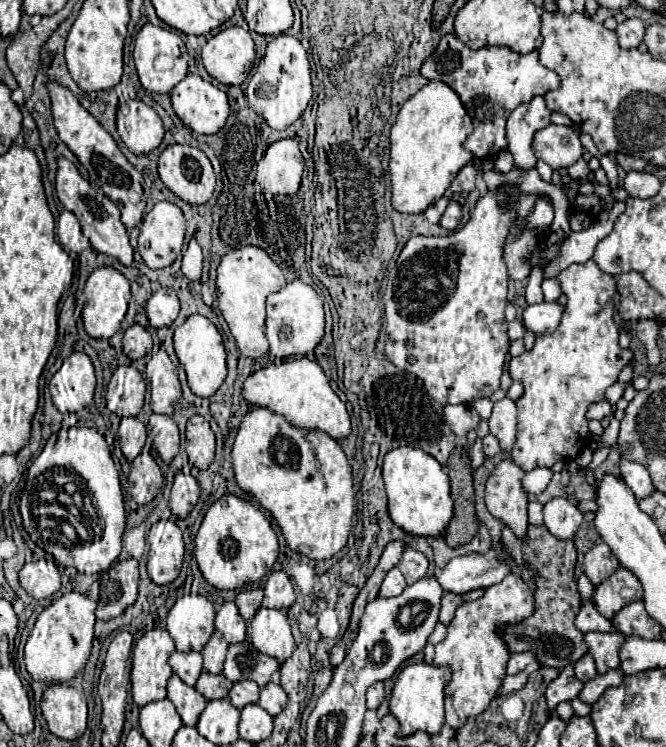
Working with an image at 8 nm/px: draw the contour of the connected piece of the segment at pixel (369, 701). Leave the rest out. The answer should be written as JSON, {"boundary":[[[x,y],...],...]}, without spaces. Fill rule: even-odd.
{"boundary":[[[382,683],[370,685],[368,693],[366,693],[366,705],[368,705],[368,709],[378,709],[382,699],[384,699],[384,685]]]}

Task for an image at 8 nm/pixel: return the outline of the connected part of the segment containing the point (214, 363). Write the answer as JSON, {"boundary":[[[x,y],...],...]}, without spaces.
{"boundary":[[[190,315],[174,331],[174,351],[188,375],[188,387],[192,389],[192,393],[198,397],[212,397],[226,377],[226,351],[222,335],[214,327],[214,323],[204,315]]]}

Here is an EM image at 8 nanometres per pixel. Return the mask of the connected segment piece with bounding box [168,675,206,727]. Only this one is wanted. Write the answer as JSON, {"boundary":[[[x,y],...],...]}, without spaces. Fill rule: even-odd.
{"boundary":[[[172,675],[168,681],[168,699],[174,703],[184,725],[192,725],[192,727],[198,723],[198,717],[206,707],[206,699],[198,695],[194,687],[182,683],[178,675]]]}

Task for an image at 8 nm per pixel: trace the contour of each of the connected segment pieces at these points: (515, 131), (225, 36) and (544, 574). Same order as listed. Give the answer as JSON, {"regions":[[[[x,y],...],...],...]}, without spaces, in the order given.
{"regions":[[[[534,97],[530,103],[516,107],[506,123],[508,151],[514,155],[514,165],[522,169],[536,167],[536,157],[532,151],[534,131],[550,123],[550,109],[544,97]]],[[[226,27],[202,47],[206,71],[224,85],[242,85],[254,65],[254,41],[242,27]]],[[[528,525],[526,539],[518,539],[508,527],[502,531],[502,543],[508,549],[510,557],[522,565],[528,563],[536,571],[536,611],[532,617],[524,619],[518,625],[510,625],[502,629],[502,639],[510,647],[510,653],[534,651],[540,665],[546,667],[566,667],[576,663],[582,655],[588,653],[584,643],[584,635],[576,629],[574,619],[580,611],[580,595],[574,579],[574,563],[576,549],[574,541],[556,539],[544,525]]]]}

